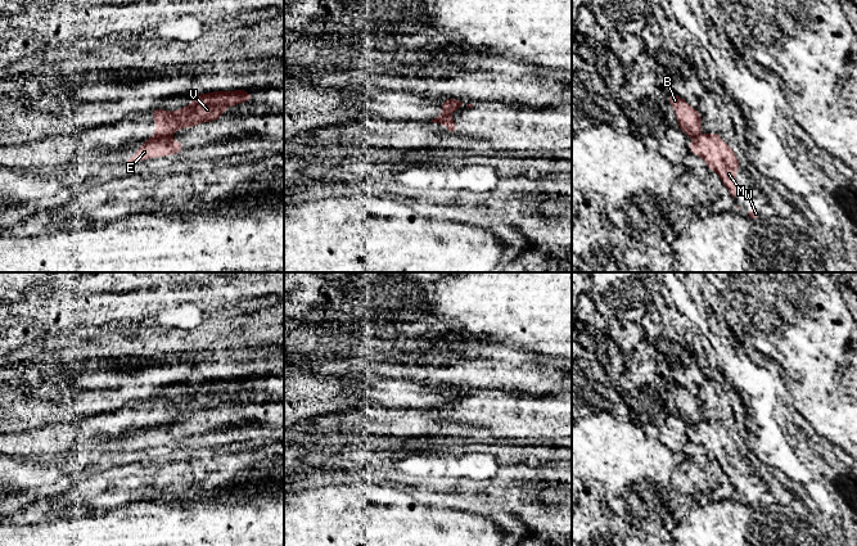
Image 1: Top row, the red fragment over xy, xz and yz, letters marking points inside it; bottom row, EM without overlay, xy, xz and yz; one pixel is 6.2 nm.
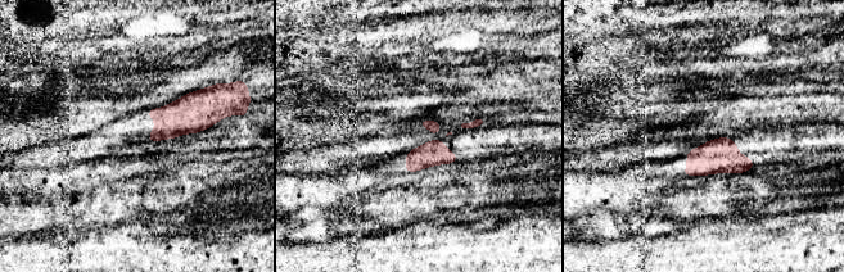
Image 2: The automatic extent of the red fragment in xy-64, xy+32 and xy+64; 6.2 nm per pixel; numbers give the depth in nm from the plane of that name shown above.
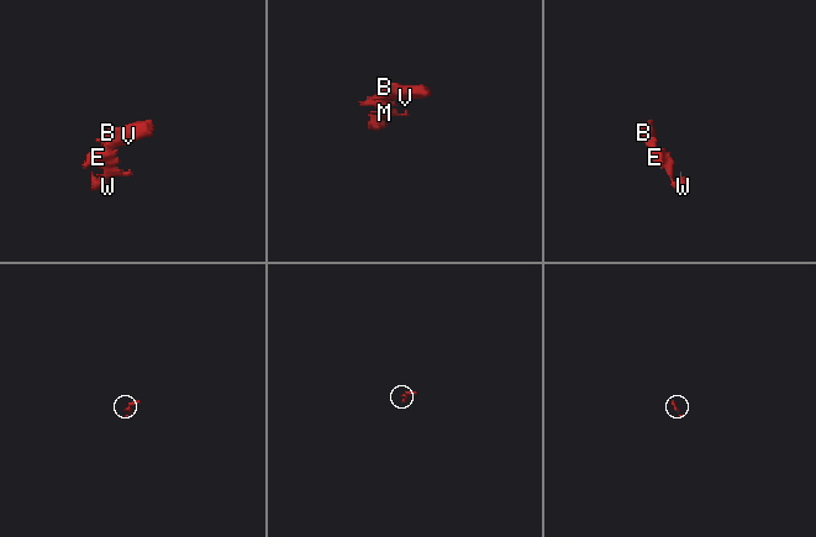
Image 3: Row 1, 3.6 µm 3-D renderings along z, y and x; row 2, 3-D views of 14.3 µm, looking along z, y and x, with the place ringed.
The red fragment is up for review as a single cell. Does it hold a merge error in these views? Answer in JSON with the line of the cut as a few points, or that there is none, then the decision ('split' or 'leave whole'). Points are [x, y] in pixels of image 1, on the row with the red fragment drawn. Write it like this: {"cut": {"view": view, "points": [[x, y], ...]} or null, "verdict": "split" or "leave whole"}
{"cut": {"view": "xy", "points": [[168, 134], [153, 138]]}, "verdict": "split"}

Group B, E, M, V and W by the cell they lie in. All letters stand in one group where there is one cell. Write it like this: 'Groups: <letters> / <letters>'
Groups: B V / E M W

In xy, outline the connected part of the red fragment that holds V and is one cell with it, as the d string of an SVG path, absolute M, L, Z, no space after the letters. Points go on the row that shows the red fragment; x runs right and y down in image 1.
M247 90L231 92L215 91L199 94L191 104L177 112L154 109L150 116L155 119L155 132L153 137L170 135L182 127L217 121L224 114L224 109L242 101L251 101L252 95Z

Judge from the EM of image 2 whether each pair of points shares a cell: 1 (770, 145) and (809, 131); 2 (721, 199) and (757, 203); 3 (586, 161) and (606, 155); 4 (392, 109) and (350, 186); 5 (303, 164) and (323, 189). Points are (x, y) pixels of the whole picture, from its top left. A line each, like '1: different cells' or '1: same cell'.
1: same cell
2: same cell
3: same cell
4: different cells
5: different cells

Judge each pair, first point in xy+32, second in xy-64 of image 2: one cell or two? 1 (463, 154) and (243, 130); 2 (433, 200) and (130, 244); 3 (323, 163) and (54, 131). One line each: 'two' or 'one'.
1: two
2: two
3: two

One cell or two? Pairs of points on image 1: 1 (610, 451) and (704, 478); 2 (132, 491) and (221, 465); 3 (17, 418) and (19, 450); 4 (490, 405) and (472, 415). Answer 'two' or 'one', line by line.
1: one
2: one
3: two
4: one

